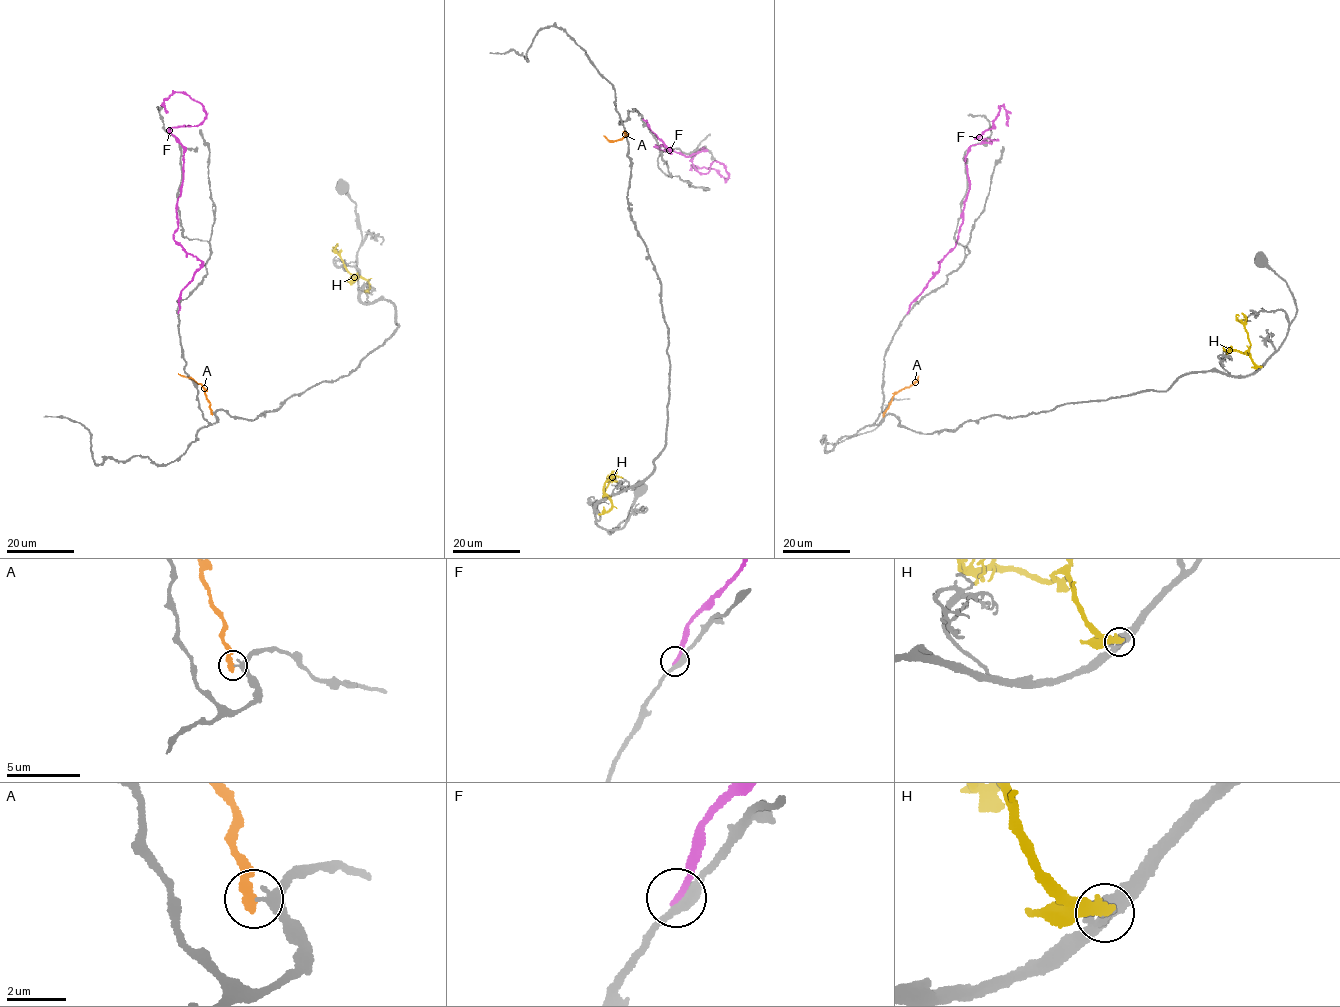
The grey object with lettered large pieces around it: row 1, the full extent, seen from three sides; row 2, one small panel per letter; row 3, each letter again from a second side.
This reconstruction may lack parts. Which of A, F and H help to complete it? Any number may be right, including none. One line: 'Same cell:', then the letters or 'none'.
Same cell: H

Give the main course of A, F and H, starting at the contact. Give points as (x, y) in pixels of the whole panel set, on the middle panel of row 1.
A: (624, 131), (622, 139), (608, 141), (604, 135)
F: (643, 118), (670, 151), (654, 147), (703, 148), (698, 172), (715, 161), (728, 176), (689, 170)
H: (599, 514), (612, 506), (604, 493), (614, 470), (614, 474)

